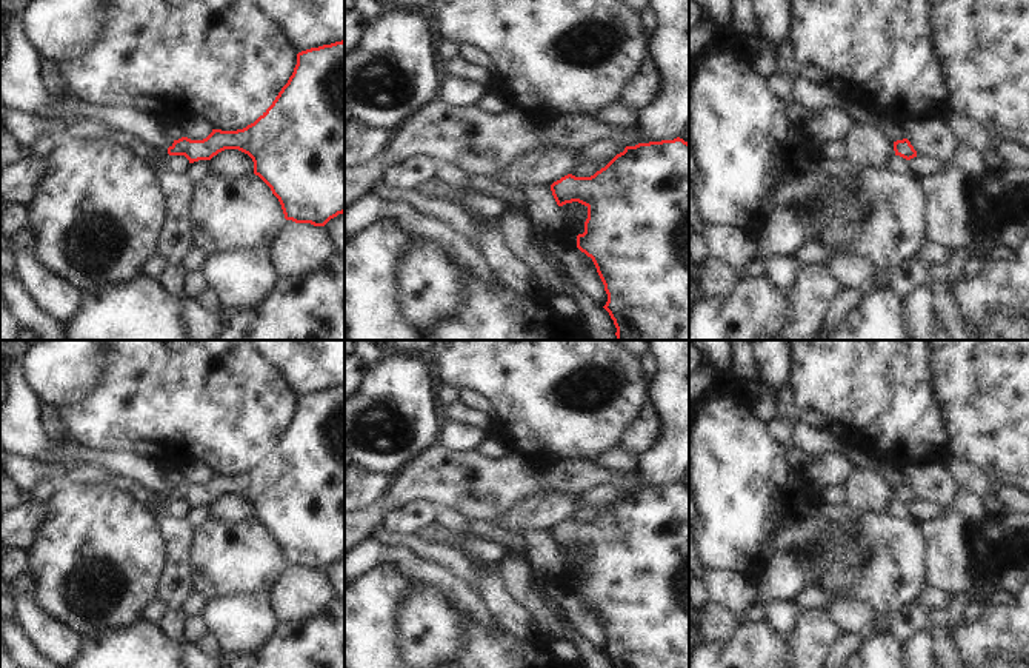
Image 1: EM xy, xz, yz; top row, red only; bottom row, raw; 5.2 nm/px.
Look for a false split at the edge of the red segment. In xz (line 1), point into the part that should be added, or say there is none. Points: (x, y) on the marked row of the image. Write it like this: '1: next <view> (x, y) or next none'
1: next none

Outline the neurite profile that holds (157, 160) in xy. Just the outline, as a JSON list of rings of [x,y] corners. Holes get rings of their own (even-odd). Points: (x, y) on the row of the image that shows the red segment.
[[[152,148],[152,154],[145,157],[143,162],[149,165],[155,172],[160,172],[168,166],[169,157],[171,155],[168,154],[168,151]]]

